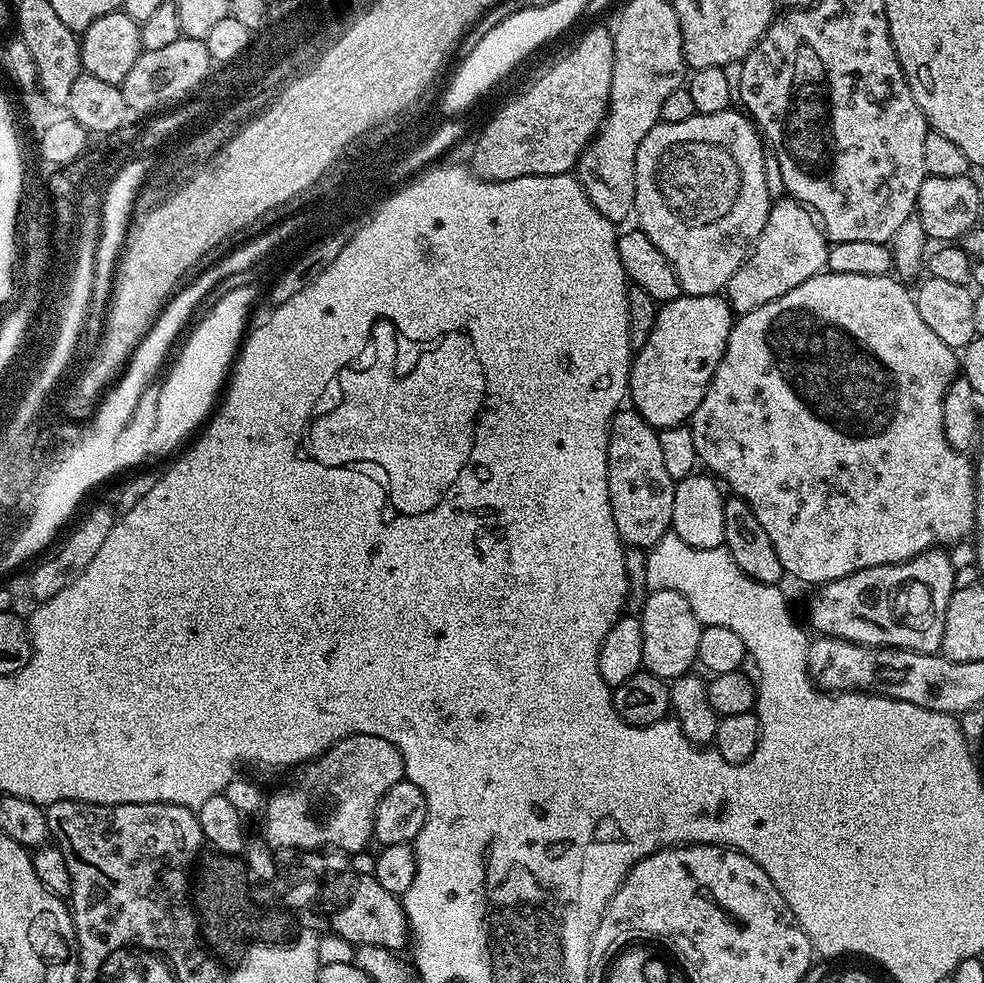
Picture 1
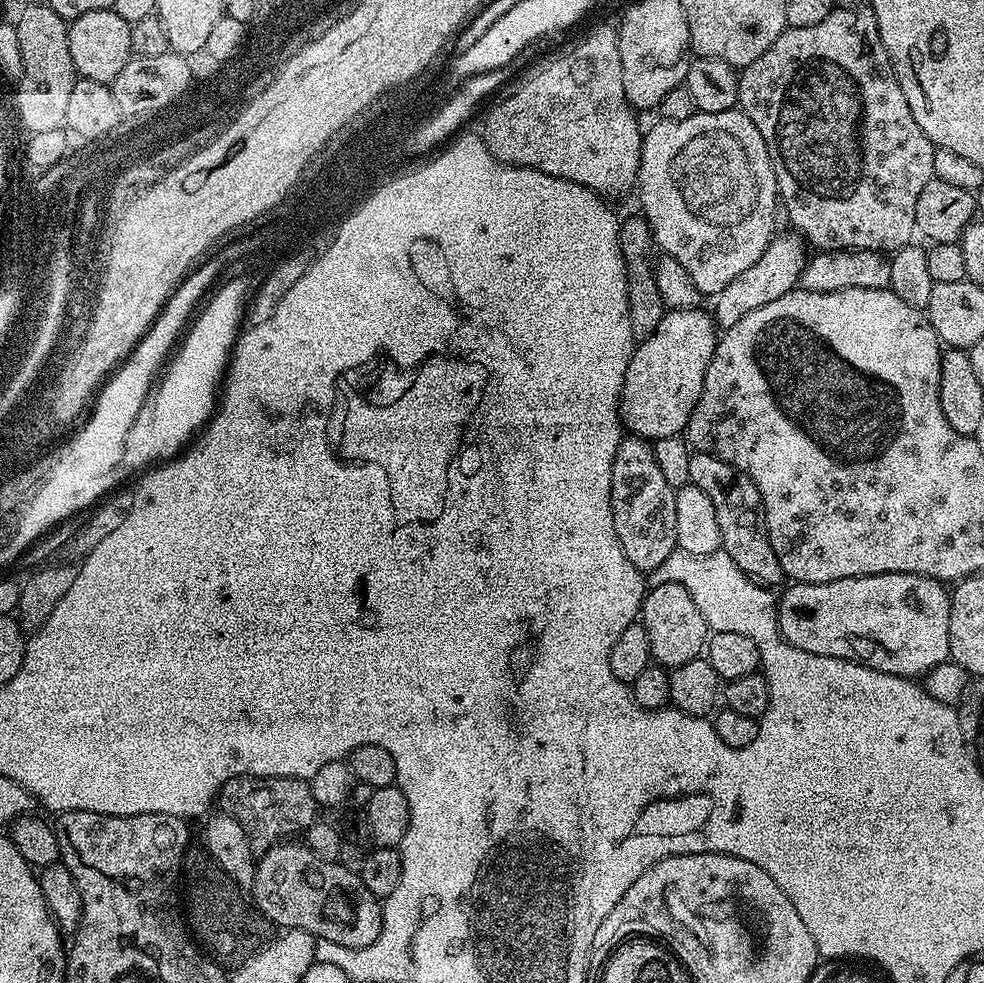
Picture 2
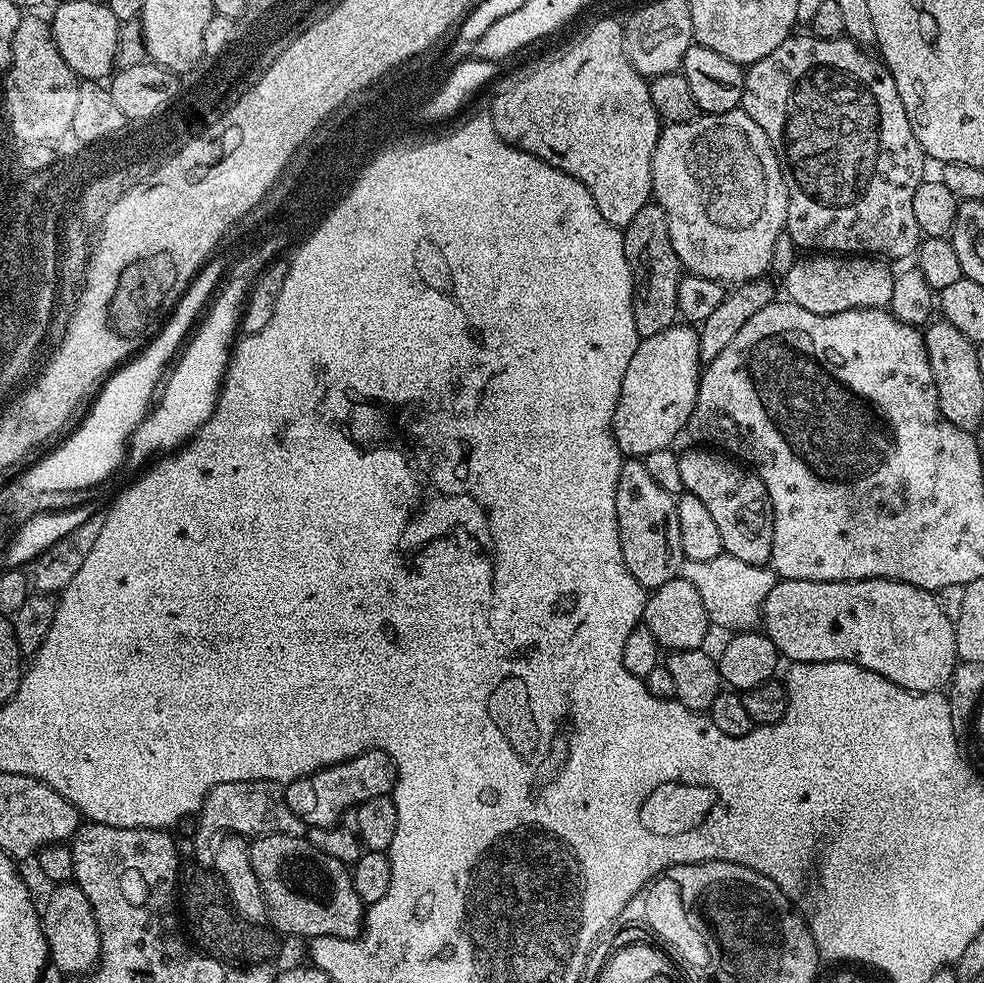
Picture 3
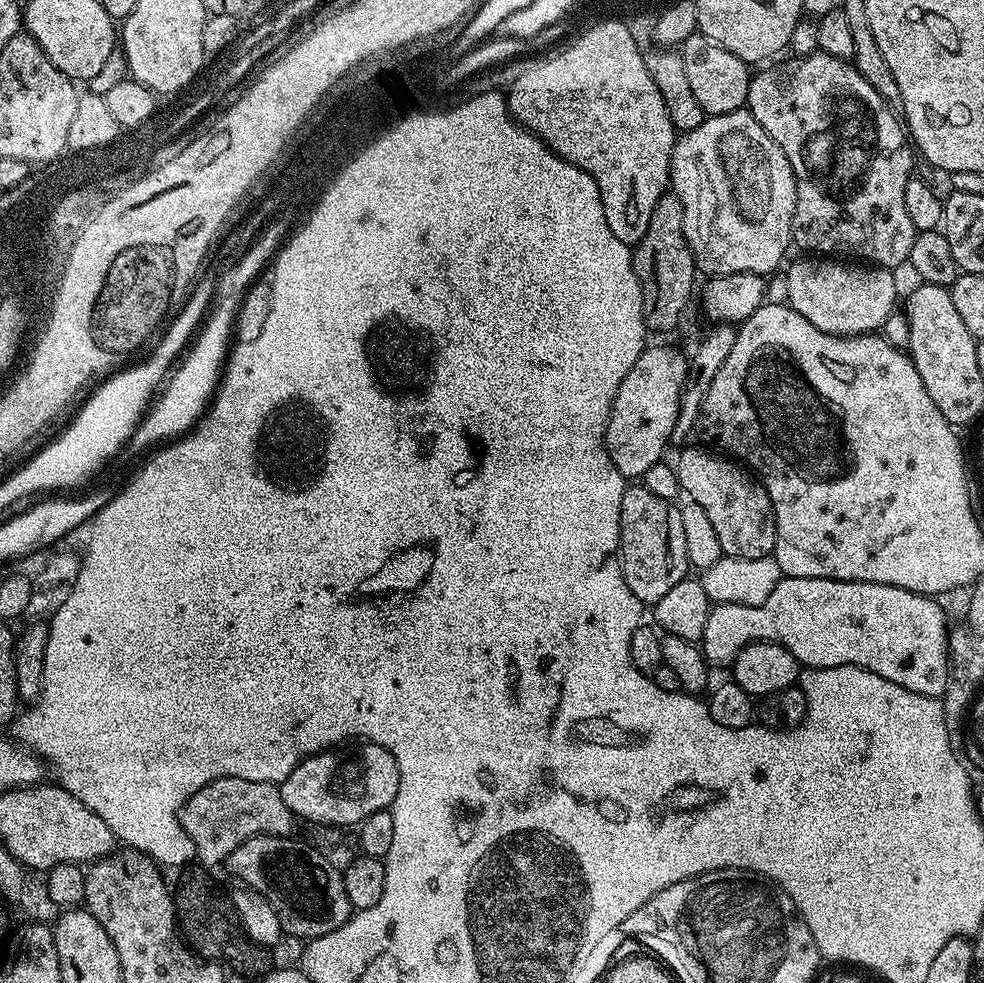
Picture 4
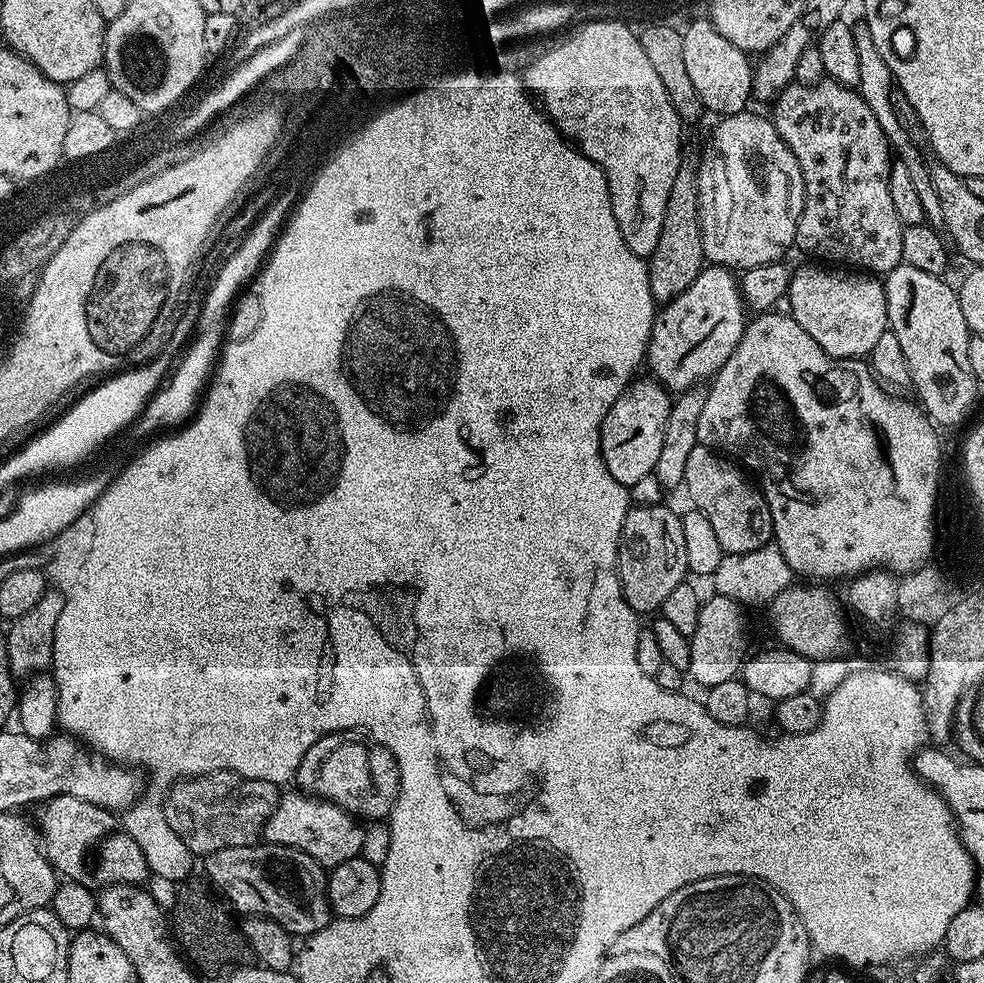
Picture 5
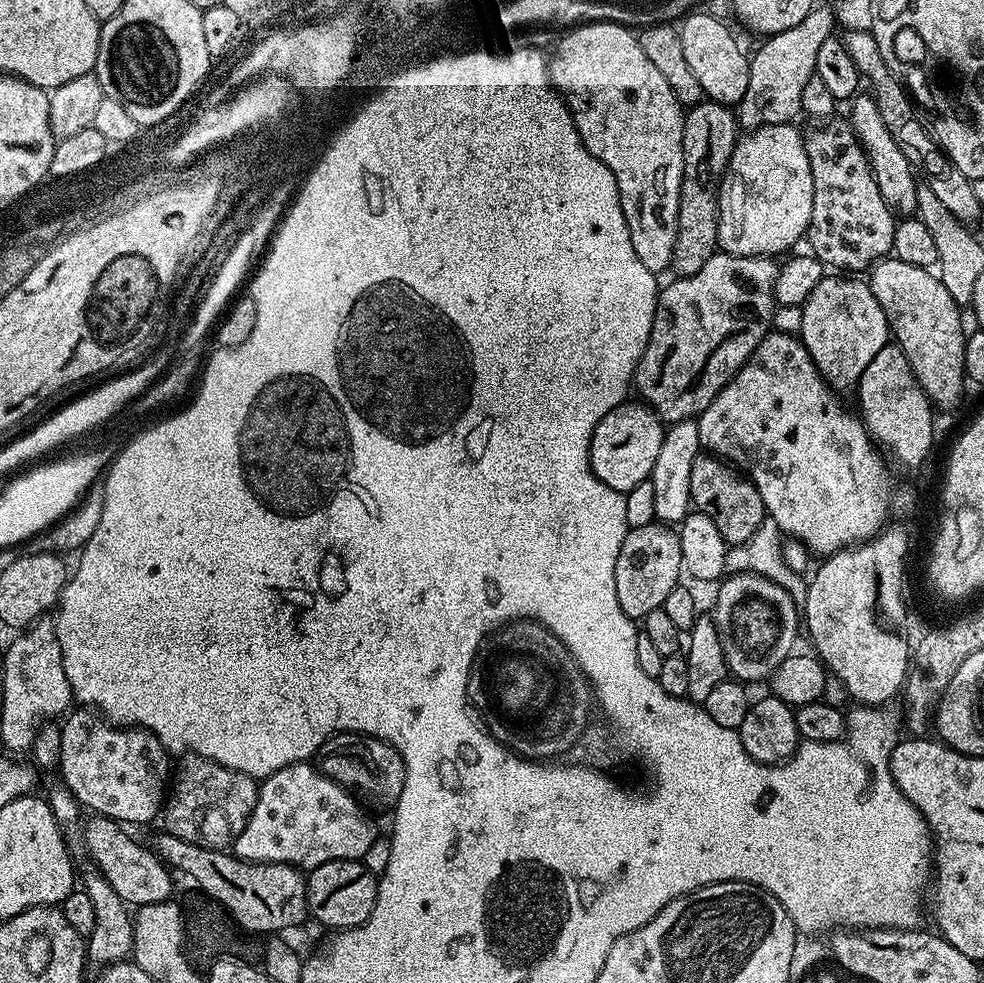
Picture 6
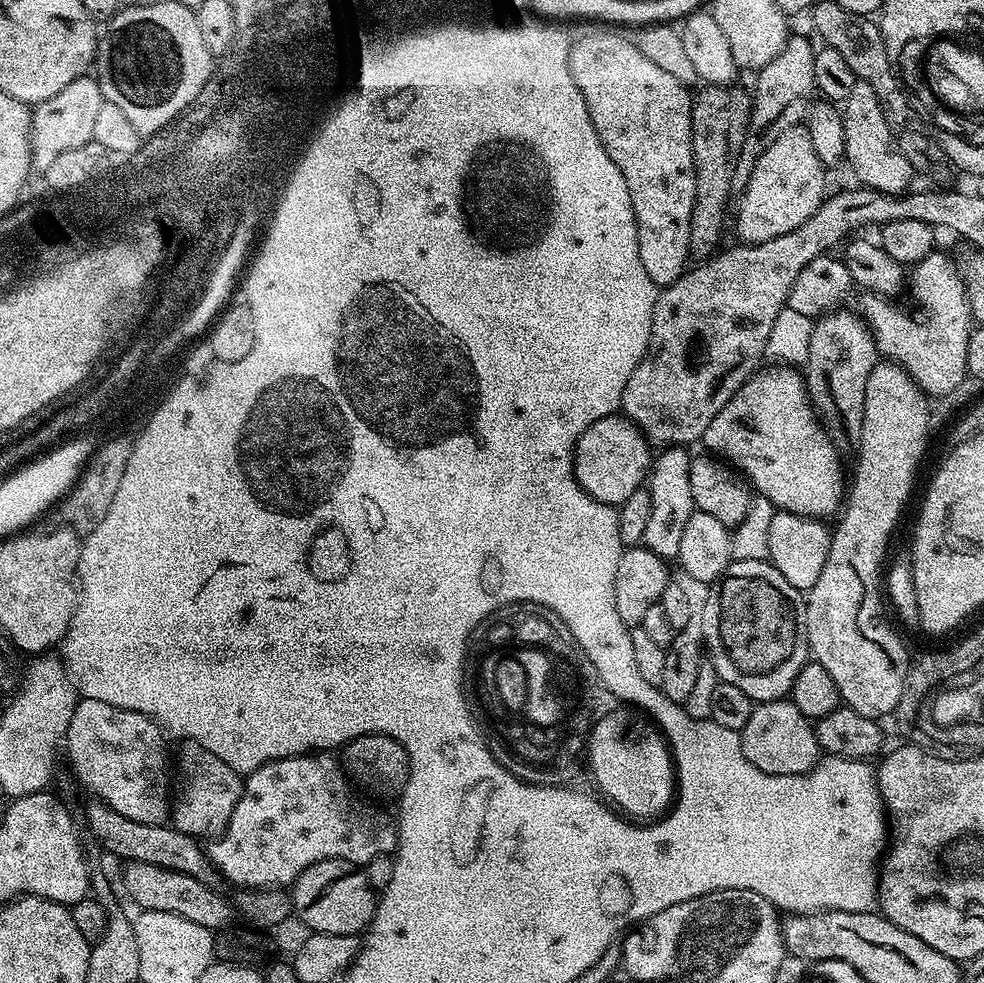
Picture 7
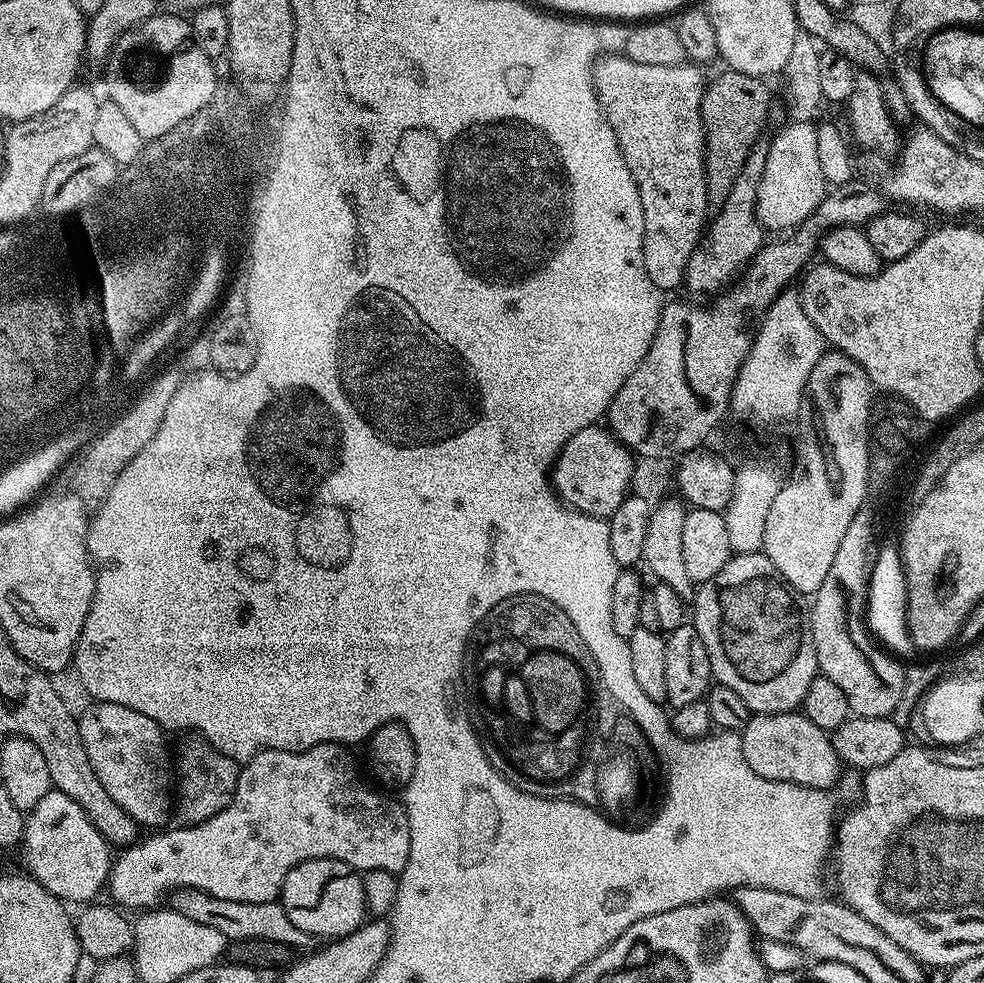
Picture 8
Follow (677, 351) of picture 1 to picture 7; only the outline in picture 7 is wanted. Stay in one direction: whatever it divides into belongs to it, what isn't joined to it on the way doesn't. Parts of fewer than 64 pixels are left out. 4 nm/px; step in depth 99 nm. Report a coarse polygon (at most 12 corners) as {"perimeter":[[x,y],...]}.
{"perimeter":[[623,414],[580,435],[586,494],[619,506],[647,481],[653,449]]}

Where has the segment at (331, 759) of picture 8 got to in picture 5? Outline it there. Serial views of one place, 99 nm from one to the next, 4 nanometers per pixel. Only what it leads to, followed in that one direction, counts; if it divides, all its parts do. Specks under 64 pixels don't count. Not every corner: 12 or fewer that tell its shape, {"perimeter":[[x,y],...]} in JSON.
{"perimeter":[[299,790],[262,836],[328,870],[361,855],[365,825]]}

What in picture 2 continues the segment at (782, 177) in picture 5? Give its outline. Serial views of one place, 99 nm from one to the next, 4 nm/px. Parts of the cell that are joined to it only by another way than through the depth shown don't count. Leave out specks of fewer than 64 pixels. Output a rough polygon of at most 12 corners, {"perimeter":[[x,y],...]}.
{"perimeter":[[697,111],[644,132],[655,247],[715,298],[774,238],[758,126]]}

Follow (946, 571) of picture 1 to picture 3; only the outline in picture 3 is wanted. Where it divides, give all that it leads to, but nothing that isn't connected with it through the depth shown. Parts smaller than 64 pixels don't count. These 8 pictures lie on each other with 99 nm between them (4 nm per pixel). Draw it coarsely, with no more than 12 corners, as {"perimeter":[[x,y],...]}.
{"perimeter":[[777,579],[785,661],[845,660],[911,692],[951,680],[956,625],[897,580]]}

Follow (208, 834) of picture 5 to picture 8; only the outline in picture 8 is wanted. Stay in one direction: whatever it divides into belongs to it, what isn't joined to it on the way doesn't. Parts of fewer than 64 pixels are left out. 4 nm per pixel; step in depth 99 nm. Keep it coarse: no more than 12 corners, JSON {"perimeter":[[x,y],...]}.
{"perimeter":[[199,734],[174,756],[174,816],[191,826],[228,805],[241,765]]}

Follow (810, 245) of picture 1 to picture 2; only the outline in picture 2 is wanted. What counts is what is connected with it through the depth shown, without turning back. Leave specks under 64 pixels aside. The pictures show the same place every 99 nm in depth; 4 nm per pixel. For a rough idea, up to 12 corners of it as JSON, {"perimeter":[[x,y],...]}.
{"perimeter":[[777,235],[715,296],[717,329],[800,284],[806,244]]}

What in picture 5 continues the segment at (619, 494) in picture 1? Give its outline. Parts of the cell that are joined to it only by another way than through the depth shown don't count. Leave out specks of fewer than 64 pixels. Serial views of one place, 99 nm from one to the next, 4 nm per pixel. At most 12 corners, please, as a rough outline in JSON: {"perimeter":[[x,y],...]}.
{"perimeter":[[629,507],[618,571],[625,602],[657,611],[689,575],[681,513]]}

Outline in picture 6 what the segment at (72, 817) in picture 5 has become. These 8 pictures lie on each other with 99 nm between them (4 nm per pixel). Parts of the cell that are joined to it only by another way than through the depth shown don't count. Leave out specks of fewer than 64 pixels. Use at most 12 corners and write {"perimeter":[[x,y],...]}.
{"perimeter":[[117,821],[82,824],[83,851],[129,906],[173,895],[173,873]]}

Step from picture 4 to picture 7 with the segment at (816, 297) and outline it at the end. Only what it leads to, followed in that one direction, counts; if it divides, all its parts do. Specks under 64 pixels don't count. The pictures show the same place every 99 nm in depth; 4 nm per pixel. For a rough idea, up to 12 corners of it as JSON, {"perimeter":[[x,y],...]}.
{"perimeter":[[848,310],[812,329],[805,384],[824,426],[857,439],[878,362]]}

